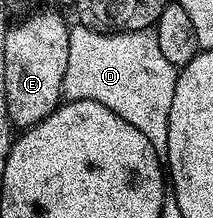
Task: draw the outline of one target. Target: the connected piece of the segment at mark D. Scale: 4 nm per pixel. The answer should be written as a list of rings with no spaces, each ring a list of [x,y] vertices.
[[[73,26],[69,33],[69,61],[62,78],[63,98],[68,101],[98,101],[106,105],[110,113],[122,117],[134,129],[138,129],[150,141],[152,154],[164,157],[167,153],[167,123],[170,121],[171,102],[174,100],[178,68],[166,61],[162,49],[158,49],[155,30],[101,31],[95,27]]]

